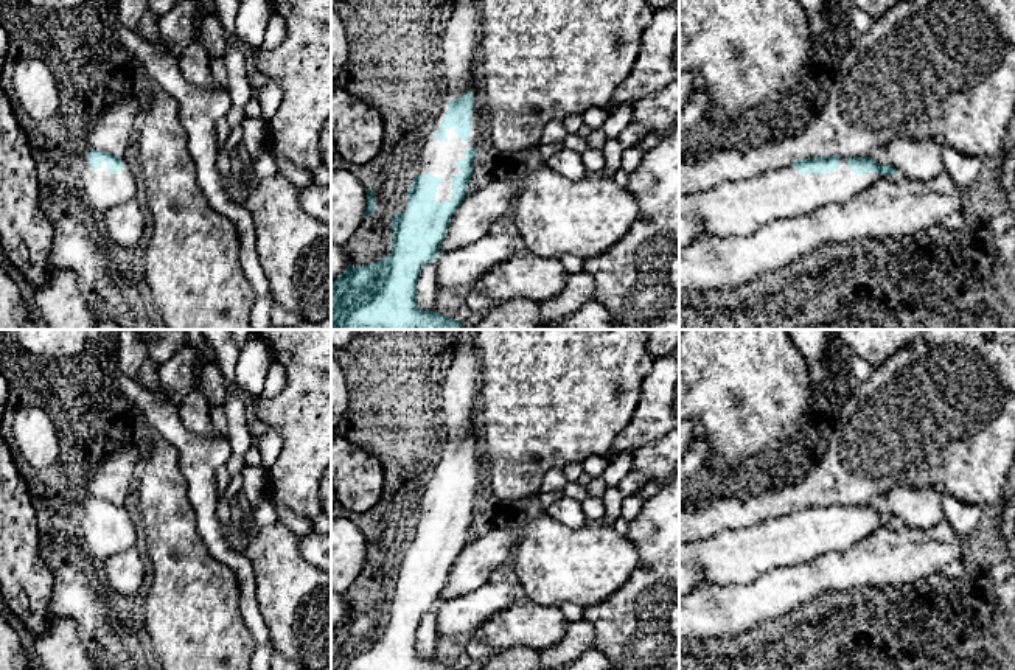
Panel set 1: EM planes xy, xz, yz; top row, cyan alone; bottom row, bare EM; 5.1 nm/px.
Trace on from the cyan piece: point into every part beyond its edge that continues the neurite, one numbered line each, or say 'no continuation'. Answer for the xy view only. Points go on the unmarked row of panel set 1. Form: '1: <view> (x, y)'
1: xy (103, 538)

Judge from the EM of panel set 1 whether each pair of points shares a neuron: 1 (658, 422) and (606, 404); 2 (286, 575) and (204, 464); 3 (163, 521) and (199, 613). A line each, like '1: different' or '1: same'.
1: different
2: different
3: same

